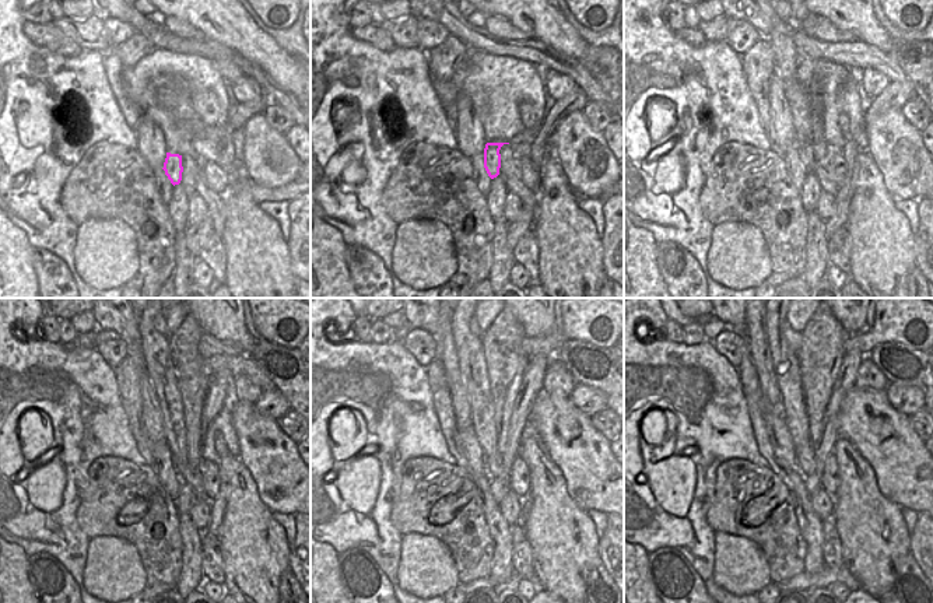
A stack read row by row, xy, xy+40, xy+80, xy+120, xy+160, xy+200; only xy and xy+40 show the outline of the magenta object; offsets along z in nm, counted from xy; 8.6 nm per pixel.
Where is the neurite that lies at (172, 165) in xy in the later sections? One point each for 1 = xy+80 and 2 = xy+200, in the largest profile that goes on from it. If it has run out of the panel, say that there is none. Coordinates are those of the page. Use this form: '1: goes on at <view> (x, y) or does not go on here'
1: goes on at xy+80 (786, 56)
2: goes on at xy+200 (785, 361)

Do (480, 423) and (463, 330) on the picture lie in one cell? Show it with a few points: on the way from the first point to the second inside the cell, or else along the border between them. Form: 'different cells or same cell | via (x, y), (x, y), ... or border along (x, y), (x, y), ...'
same cell | via (480, 400), (470, 353)

